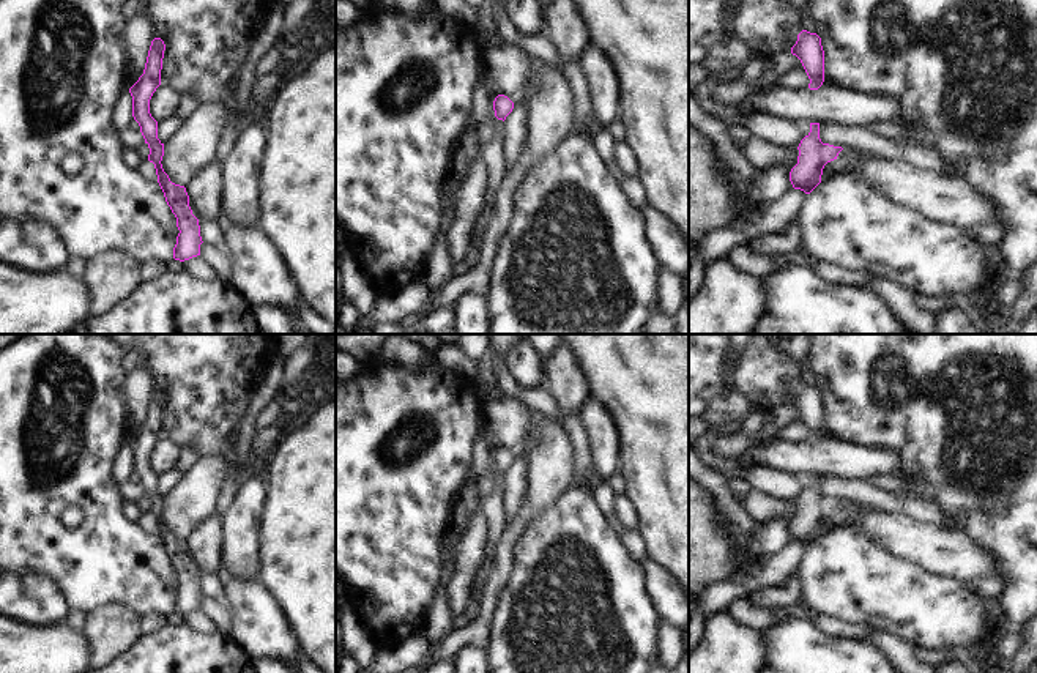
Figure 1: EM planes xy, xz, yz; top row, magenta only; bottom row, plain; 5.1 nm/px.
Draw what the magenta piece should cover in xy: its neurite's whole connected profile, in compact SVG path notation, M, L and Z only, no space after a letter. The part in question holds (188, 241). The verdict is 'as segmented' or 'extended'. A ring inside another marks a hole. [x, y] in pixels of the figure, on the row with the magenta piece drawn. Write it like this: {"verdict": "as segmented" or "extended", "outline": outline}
{"verdict": "as segmented", "outline": "M161 38L151 41L143 74L129 88L132 96L132 117L140 126L145 143L150 148L148 161L154 164L158 183L164 192L165 202L177 218L180 230L173 247L173 258L184 262L200 255L200 225L189 206L189 195L184 186L170 181L162 169L164 143L158 139L158 121L150 113L150 99L161 85L161 69L165 44Z"}

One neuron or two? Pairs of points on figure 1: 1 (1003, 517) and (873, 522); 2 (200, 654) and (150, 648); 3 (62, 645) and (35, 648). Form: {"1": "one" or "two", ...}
{"1": "two", "2": "one", "3": "one"}

